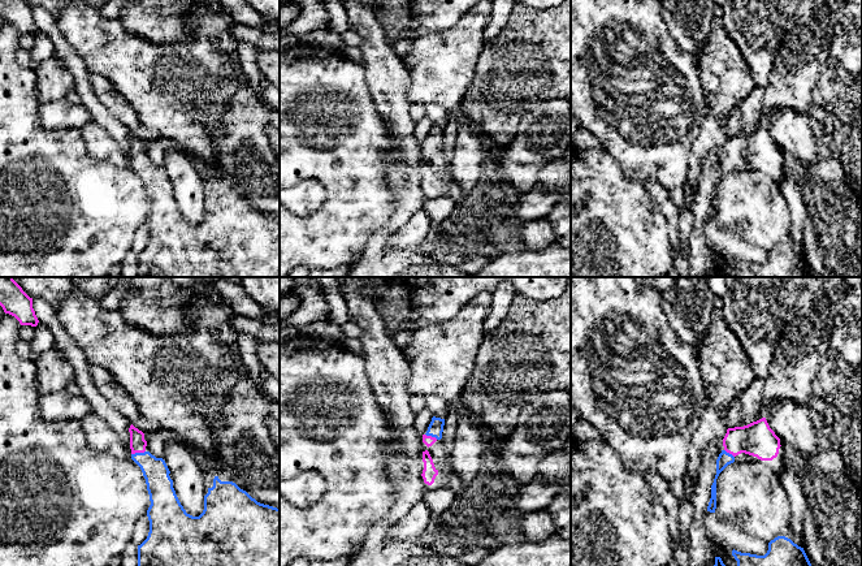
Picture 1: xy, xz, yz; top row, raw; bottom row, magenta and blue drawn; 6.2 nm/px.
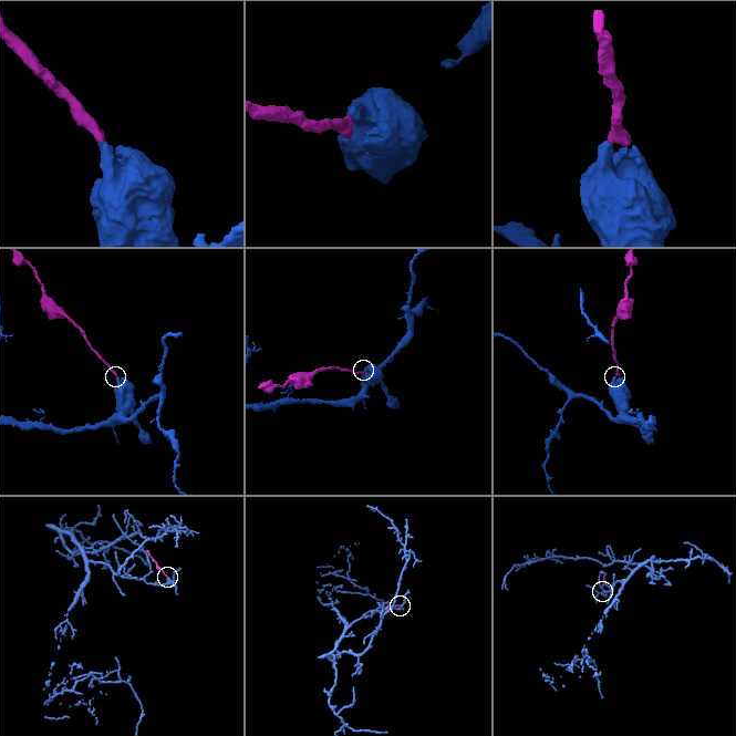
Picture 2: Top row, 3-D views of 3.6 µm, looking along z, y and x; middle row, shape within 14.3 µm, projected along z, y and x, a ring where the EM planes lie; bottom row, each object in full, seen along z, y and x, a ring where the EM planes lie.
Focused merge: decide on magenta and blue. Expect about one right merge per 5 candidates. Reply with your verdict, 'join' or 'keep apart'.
join

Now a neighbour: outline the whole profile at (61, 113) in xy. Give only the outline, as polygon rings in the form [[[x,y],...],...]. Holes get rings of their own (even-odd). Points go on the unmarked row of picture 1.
[[[66,99],[40,103],[39,115],[42,126],[47,130],[81,129],[91,120],[90,112],[82,103],[73,104]]]

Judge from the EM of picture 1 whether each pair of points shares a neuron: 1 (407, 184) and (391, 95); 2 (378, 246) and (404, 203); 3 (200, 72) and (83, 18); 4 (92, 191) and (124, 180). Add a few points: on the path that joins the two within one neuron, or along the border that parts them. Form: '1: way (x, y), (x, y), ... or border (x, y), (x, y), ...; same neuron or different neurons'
1: way (407, 161), (407, 148), (397, 117); same neuron
2: way (382, 236), (401, 214); same neuron
3: way (172, 72), (142, 72), (112, 47); same neuron
4: way (100, 191), (112, 191), (116, 188); same neuron

